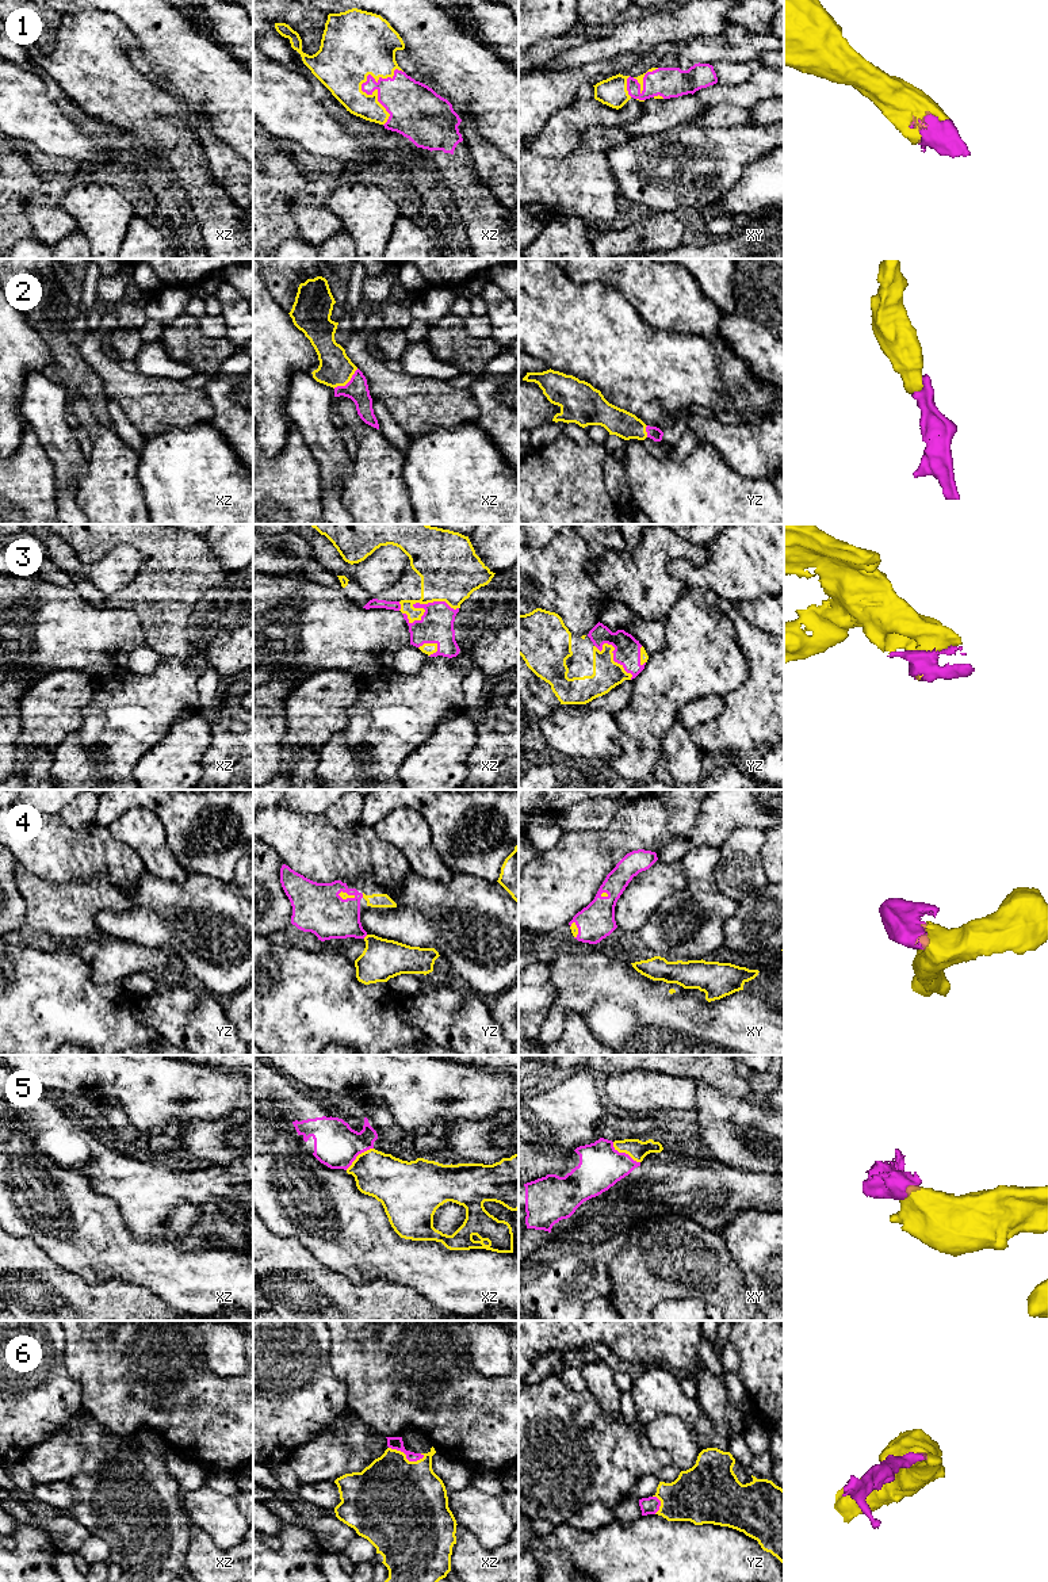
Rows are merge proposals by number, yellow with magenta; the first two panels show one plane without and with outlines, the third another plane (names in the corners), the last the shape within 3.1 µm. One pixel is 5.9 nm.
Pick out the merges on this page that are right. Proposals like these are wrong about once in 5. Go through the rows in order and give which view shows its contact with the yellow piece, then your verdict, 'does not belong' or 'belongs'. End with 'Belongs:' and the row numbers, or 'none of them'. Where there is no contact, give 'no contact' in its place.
1: xz | belongs
2: xz | belongs
3: xz | belongs
4: yz | belongs
5: xy | belongs
6: xz | belongs
Belongs: 1, 2, 3, 4, 5, 6

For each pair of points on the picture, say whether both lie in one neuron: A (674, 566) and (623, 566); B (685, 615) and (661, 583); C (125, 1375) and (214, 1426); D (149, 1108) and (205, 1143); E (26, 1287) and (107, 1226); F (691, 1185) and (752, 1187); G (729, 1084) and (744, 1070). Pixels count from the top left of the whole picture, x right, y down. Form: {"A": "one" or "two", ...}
{"A": "two", "B": "two", "C": "one", "D": "two", "E": "two", "F": "one", "G": "two"}

